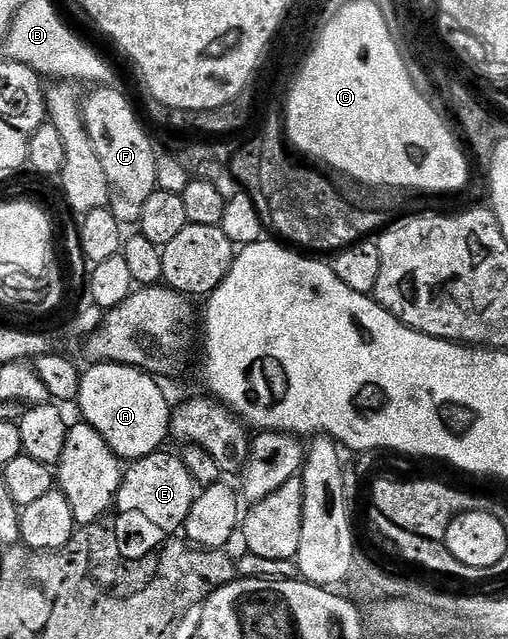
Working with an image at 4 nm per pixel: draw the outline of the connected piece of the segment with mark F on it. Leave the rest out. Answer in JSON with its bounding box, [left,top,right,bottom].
[82,88,157,224]

